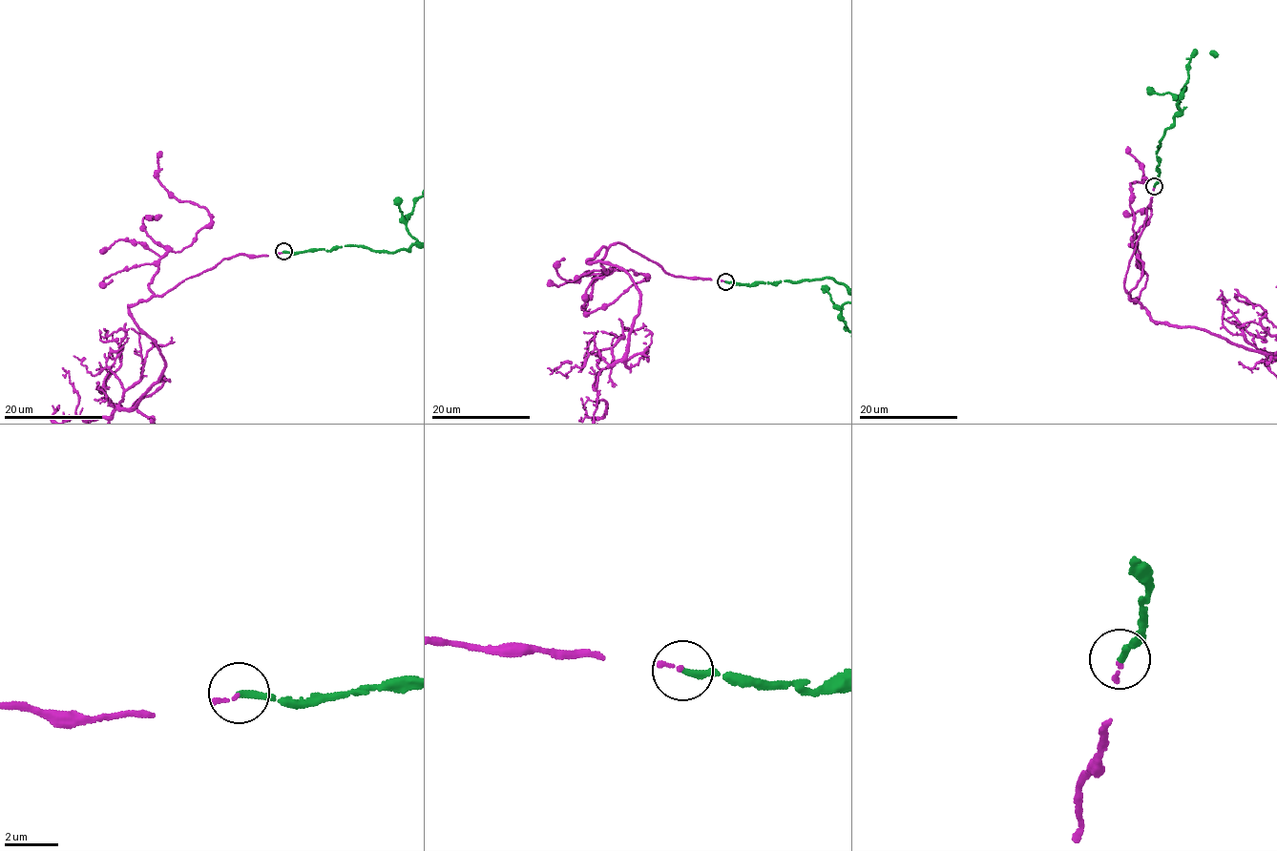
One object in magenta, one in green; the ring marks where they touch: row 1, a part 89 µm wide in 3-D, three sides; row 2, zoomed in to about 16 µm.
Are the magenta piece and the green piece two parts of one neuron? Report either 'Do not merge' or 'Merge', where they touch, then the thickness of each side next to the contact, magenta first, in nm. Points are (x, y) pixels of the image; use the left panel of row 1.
Merge. Place: (283, 251). Thickness 130 nm (magenta) against 240 nm

